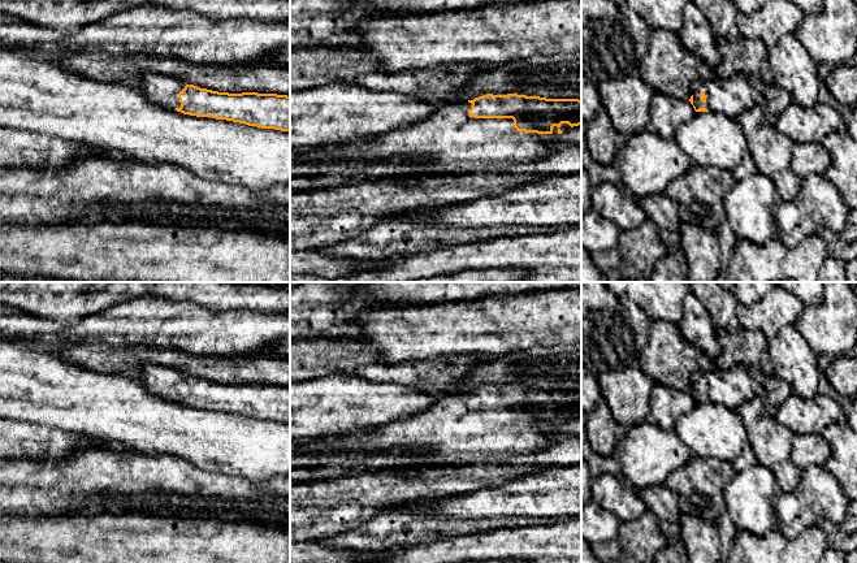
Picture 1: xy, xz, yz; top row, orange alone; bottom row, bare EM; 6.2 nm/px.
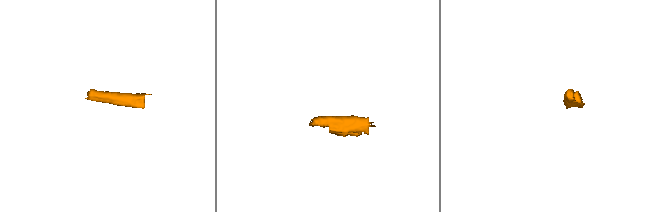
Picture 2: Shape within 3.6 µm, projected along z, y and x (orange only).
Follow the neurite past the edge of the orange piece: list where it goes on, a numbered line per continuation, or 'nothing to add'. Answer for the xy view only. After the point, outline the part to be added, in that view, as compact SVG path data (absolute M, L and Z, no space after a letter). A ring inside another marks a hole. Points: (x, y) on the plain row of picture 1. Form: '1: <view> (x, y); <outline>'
1: xy (159, 380); M147 363L143 367L143 386L155 395L163 397L168 400L176 400L181 398L178 385L185 380L186 374L177 369Z

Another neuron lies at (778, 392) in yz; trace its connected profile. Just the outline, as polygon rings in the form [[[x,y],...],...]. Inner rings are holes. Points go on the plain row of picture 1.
[[[766,376],[762,381],[762,386],[767,391],[767,398],[765,400],[765,407],[771,416],[775,416],[779,407],[787,400],[792,394],[788,384],[774,376]]]

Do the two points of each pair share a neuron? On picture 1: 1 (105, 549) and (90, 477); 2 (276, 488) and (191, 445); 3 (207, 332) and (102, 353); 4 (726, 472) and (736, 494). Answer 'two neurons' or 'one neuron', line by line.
1: two neurons
2: two neurons
3: two neurons
4: two neurons

